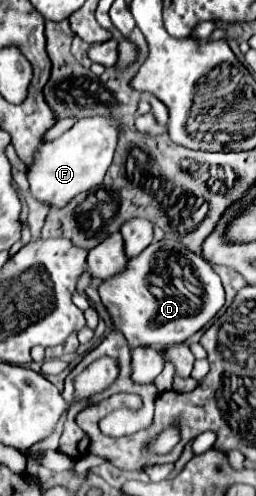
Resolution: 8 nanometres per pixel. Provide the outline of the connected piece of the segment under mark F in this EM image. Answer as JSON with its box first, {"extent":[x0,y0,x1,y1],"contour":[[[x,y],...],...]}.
{"extent":[27,115,119,207],"contour":[[[95,115],[89,119],[79,119],[61,137],[43,143],[35,153],[35,163],[27,171],[31,193],[47,205],[61,207],[77,193],[99,185],[107,167],[113,161],[113,153],[119,139],[119,125],[119,119]]]}

